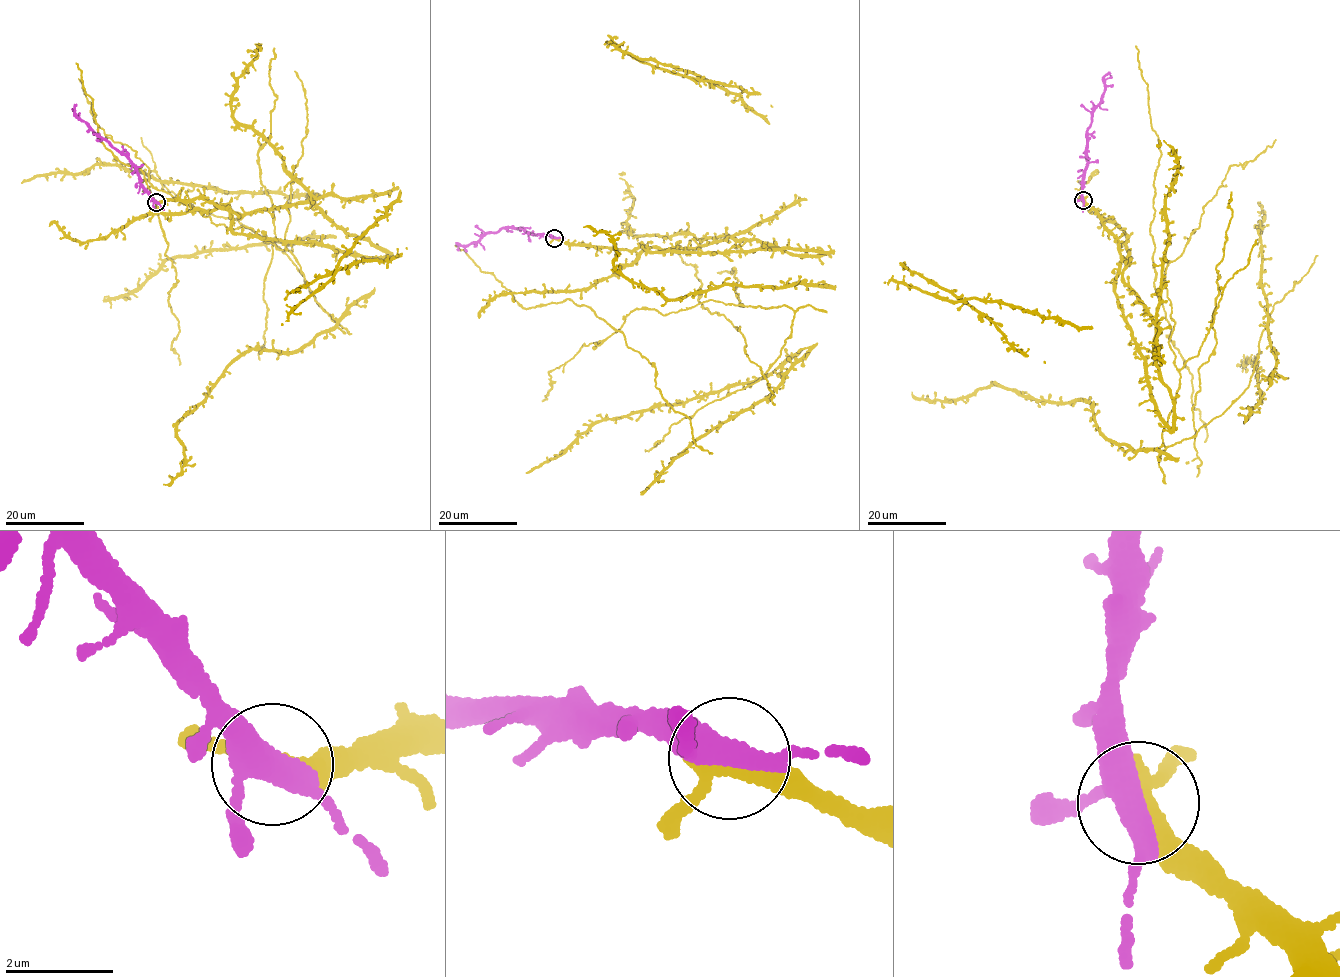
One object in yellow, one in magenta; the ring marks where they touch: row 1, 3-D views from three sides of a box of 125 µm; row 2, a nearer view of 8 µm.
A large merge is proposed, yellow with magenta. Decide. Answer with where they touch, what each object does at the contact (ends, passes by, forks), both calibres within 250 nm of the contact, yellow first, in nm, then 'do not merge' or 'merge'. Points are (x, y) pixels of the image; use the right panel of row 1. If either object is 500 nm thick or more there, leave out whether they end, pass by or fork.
place (1083, 200); yellow passes by; magenta forks; calibres 300 and 360 nm; merge

